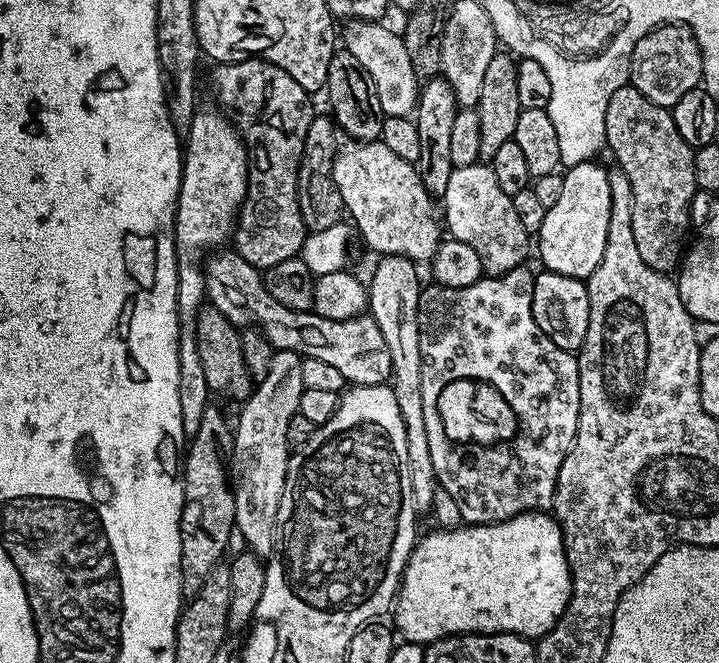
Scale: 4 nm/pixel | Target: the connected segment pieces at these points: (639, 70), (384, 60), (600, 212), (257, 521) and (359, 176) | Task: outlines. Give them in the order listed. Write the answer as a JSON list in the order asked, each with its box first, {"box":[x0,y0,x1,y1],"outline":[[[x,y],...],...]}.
[{"box":[631,24,703,110],"outline":[[[662,24],[653,32],[647,32],[634,46],[631,87],[658,106],[671,110],[682,94],[701,83],[703,74],[700,43],[684,24]]]},{"box":[342,20,421,117],"outline":[[[353,20],[342,28],[342,44],[354,54],[363,69],[370,74],[378,94],[383,115],[411,117],[416,111],[416,99],[420,95],[421,81],[417,79],[411,60],[399,31],[387,28],[387,23],[374,20]]]},{"box":[538,162,610,281],"outline":[[[600,162],[579,164],[563,173],[562,191],[558,202],[550,206],[538,233],[540,239],[540,260],[545,269],[554,274],[566,274],[570,278],[587,281],[590,274],[602,262],[602,250],[606,250],[606,229],[610,227],[610,180],[608,168]]]},{"box":[230,351,304,558],"outline":[[[273,351],[266,378],[255,385],[254,391],[243,401],[240,417],[234,420],[230,479],[234,494],[235,531],[245,540],[247,551],[267,558],[276,541],[278,506],[286,486],[290,445],[287,427],[300,410],[304,393],[302,382],[302,356],[299,352]]]},{"box":[332,138,442,262],"outline":[[[344,138],[339,141],[336,145],[336,151],[333,152],[332,154],[332,177],[334,178],[334,186],[338,186],[338,194],[342,198],[342,202],[344,203],[344,212],[347,213],[347,215],[352,215],[352,220],[351,223],[354,225],[356,223],[356,228],[358,231],[360,231],[360,236],[362,239],[365,240],[366,243],[369,244],[370,247],[373,248],[374,251],[376,251],[376,254],[379,254],[380,256],[404,256],[408,260],[413,261],[413,262],[421,262],[420,260],[424,260],[424,262],[431,261],[433,254],[438,250],[438,246],[440,245],[441,239],[442,239],[442,212],[441,209],[438,207],[438,200],[437,197],[431,196],[429,192],[426,190],[426,186],[422,186],[422,178],[418,173],[416,173],[416,165],[415,163],[412,163],[410,161],[407,161],[403,158],[398,158],[397,155],[393,153],[389,149],[389,147],[385,146],[382,142],[381,139],[376,139],[376,140],[356,140],[356,139],[351,139],[351,138]]]}]

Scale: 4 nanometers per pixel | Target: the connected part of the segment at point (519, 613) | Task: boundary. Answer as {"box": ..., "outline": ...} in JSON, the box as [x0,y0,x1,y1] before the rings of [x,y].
{"box":[394,510,572,646],"outline":[[[544,510],[523,512],[514,518],[494,522],[493,524],[464,524],[459,528],[440,528],[435,531],[430,533],[429,536],[421,535],[417,539],[416,546],[412,549],[408,559],[408,565],[404,568],[404,574],[400,577],[400,590],[397,592],[394,601],[394,613],[396,612],[394,628],[399,635],[400,632],[404,635],[401,637],[407,643],[427,646],[435,640],[441,640],[444,636],[491,634],[493,632],[511,632],[513,636],[539,638],[546,635],[560,621],[572,593],[572,570],[568,567],[568,555],[564,549],[564,535],[555,515]]]}

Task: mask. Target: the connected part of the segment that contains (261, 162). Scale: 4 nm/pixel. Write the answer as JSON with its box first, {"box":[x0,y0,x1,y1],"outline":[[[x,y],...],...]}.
{"box":[212,58,314,270],"outline":[[[263,58],[222,64],[215,70],[217,72],[213,74],[212,80],[216,83],[216,96],[221,100],[219,103],[234,117],[240,139],[248,149],[248,189],[234,229],[234,250],[242,258],[246,258],[250,266],[267,270],[278,266],[278,262],[286,262],[290,258],[300,256],[304,250],[306,229],[302,222],[296,183],[300,161],[304,159],[306,130],[310,130],[314,115],[313,97],[302,86],[298,86],[298,82],[294,82],[294,78],[286,74],[286,70]]]}

